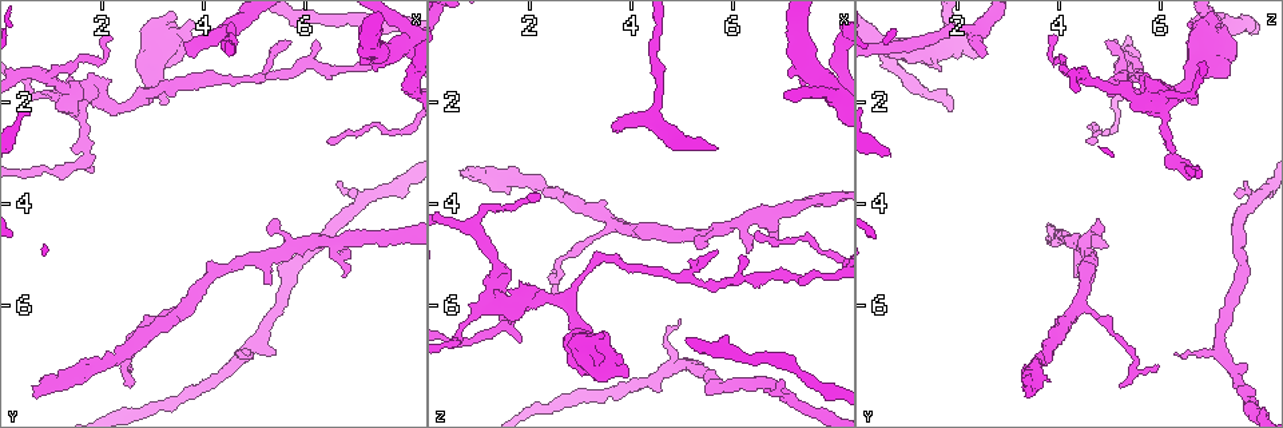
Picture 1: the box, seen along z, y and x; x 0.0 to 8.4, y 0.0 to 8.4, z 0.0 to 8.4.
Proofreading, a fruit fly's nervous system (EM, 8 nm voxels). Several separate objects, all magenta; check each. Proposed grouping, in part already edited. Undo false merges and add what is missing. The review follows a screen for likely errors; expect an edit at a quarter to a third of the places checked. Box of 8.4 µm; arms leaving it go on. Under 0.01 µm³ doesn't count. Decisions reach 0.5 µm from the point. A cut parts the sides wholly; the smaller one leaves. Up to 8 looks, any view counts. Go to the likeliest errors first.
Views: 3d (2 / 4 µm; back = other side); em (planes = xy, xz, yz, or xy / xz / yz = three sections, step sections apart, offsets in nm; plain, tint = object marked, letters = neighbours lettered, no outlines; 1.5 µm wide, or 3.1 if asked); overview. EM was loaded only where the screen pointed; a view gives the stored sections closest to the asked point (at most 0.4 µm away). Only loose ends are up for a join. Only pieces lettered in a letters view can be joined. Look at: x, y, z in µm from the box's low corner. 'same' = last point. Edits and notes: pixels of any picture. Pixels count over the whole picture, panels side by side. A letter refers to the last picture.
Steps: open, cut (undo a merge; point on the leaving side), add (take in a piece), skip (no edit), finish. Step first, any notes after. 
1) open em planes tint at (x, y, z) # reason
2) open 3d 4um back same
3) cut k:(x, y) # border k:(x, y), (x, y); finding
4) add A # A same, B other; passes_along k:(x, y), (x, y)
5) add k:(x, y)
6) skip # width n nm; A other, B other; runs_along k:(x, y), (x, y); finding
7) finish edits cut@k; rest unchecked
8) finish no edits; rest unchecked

open em planes letters at (3.60, 0.85, 2.50) # branch stops here

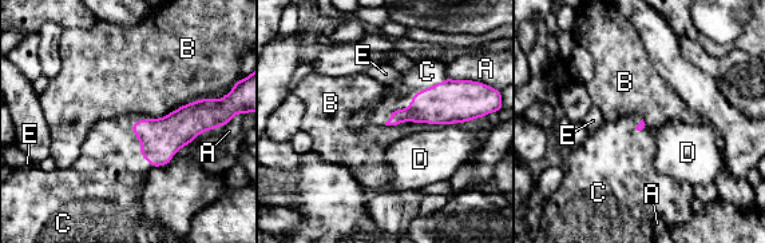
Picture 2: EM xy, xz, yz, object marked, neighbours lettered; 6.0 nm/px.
add C # A other, B other, C same, D other, E other; passes_along 2:(450, 102), (412, 98), (427, 71); the cell continues

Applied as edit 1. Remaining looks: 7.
open em planes tint at (5.75, 0.90, 4.85) # branch stops here

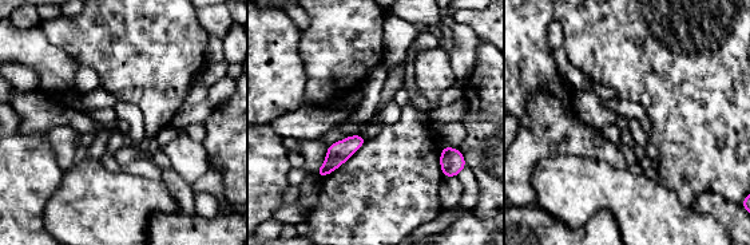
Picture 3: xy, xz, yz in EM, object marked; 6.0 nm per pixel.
open em planes letters same # what lies round it

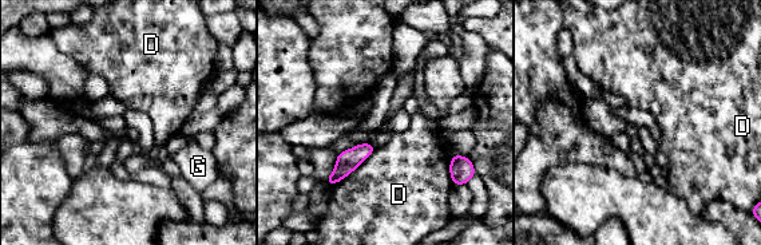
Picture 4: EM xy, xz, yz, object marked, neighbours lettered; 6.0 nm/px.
skip # longest_contact D 360 nm; D other, G other; border 4:(376, 149), (352, 172), (331, 186); no lettered piece goes on from it

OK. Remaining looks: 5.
open em xz step 8 letters at (0.75, 7.85, 3.45) # an open end

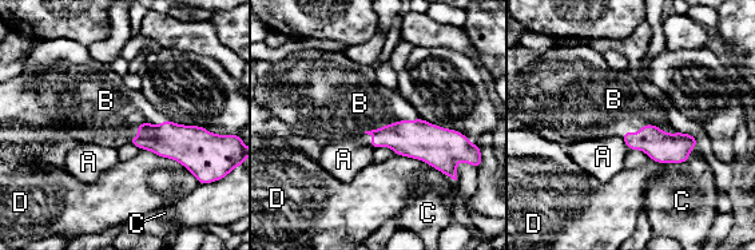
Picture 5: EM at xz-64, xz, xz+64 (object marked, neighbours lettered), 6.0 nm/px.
add B # A other, B same, C other, D other; it goes on there

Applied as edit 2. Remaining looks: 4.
finish edits add@2, add@5; rest unchecked

